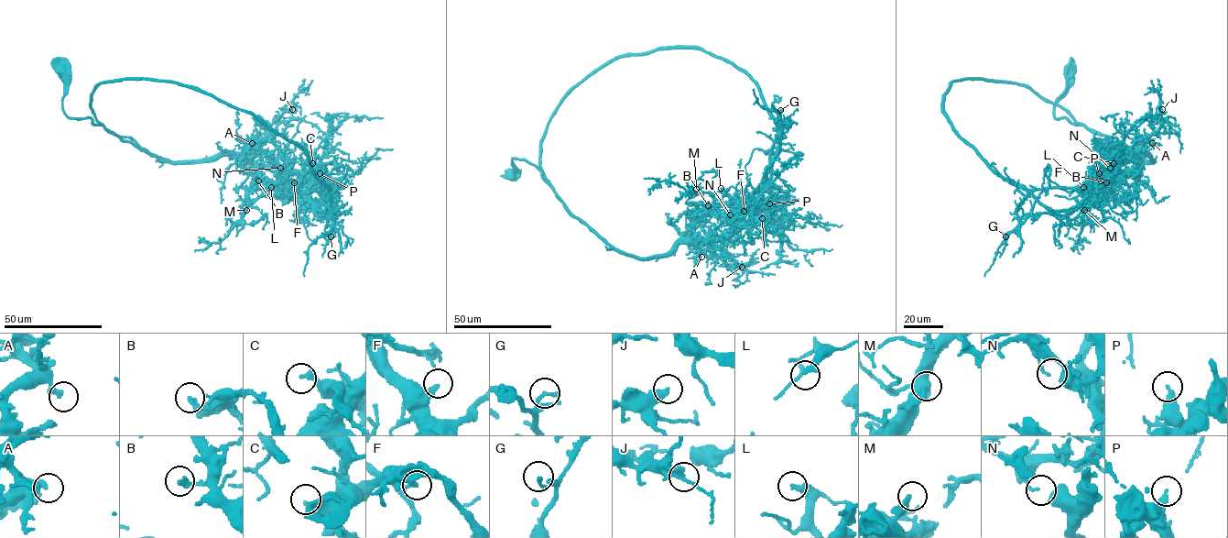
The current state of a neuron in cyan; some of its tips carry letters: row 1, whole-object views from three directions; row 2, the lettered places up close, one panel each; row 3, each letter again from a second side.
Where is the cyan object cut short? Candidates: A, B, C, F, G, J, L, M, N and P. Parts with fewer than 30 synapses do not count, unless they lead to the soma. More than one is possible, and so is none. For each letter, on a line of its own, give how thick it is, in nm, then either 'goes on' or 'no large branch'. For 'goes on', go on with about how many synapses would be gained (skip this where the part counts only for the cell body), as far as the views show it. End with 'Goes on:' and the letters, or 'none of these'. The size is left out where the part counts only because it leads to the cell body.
A: calibre 280 nm; no large branch
B: calibre 280 nm; no large branch
C: calibre 260 nm; no large branch
F: calibre 200 nm; no large branch
G: calibre 200 nm; no large branch
J: calibre 400 nm; no large branch
L: calibre 320 nm; goes on; 60 synapses
M: calibre 360 nm; no large branch
N: calibre 240 nm; no large branch
P: calibre 280 nm; no large branch
Goes on: L

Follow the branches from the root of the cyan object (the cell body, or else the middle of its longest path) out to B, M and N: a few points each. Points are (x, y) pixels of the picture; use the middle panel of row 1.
B: (511, 174), (512, 159), (533, 164), (573, 215), (621, 252), (641, 258), (728, 234), (728, 218), (708, 205)
M: (511, 174), (512, 159), (533, 164), (573, 215), (621, 252), (641, 258), (730, 231), (715, 198), (696, 189)
N: (511, 174), (512, 159), (533, 164), (573, 215), (641, 258), (727, 236), (742, 220), (730, 214)

